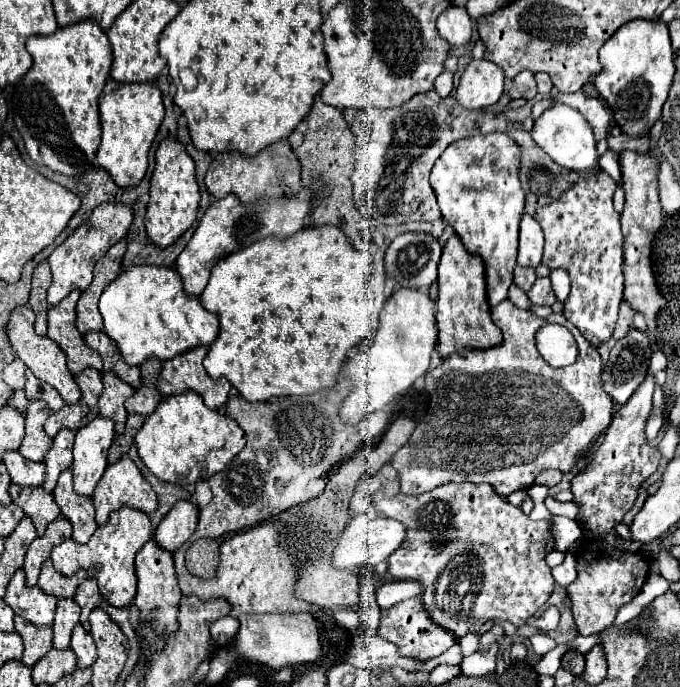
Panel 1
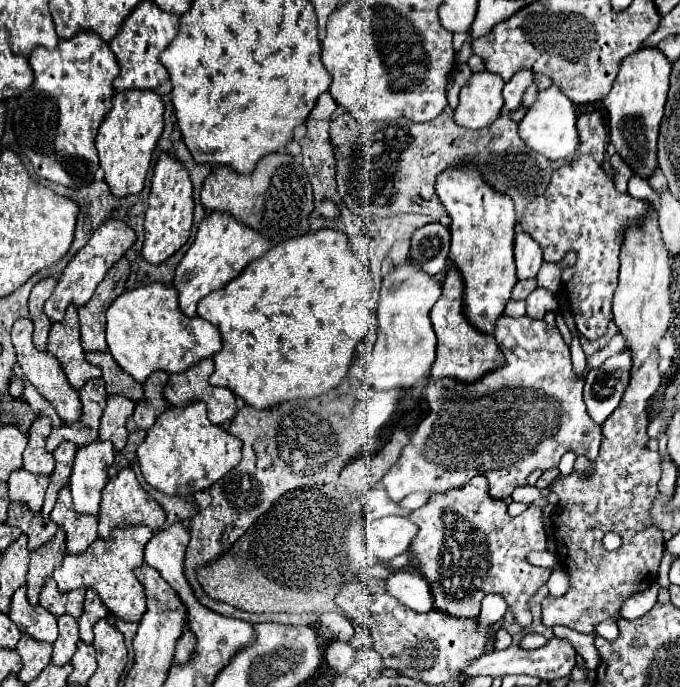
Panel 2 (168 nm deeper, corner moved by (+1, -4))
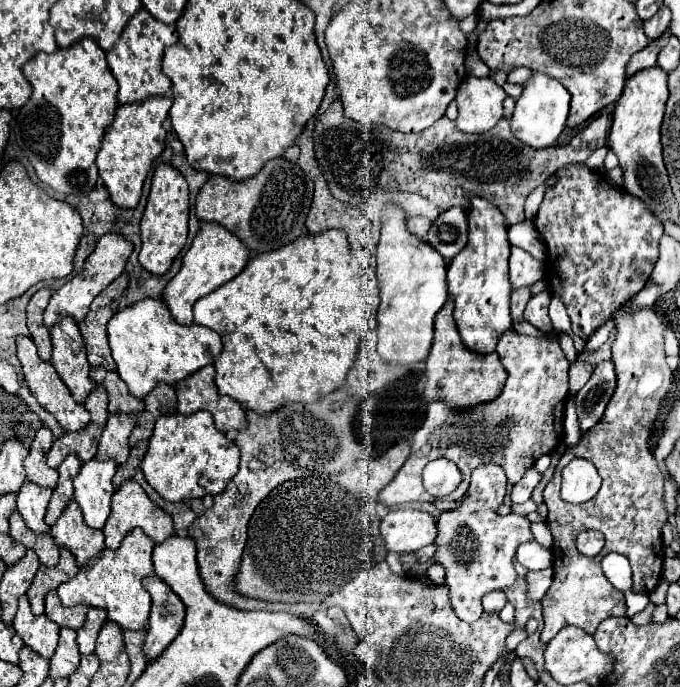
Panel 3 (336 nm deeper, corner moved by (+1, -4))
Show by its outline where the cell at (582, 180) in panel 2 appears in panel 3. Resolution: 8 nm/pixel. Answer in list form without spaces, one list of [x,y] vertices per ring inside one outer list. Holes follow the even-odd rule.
[[[582,163],[558,171],[558,183],[546,189],[534,219],[546,243],[546,283],[568,311],[572,331],[588,339],[650,279],[658,259],[662,223],[622,187],[610,185],[602,173]]]

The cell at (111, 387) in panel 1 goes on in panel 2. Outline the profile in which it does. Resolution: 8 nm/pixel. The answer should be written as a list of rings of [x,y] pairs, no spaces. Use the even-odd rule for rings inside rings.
[[[108,395],[106,397],[106,409],[100,419],[100,429],[98,429],[98,439],[110,439],[114,443],[114,449],[120,451],[126,445],[126,419],[132,415],[134,403],[132,399],[124,395]]]

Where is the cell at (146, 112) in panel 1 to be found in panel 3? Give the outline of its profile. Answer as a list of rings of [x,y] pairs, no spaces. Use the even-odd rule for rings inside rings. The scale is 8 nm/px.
[[[150,97],[140,103],[120,105],[114,115],[114,123],[108,127],[102,147],[98,151],[98,171],[100,177],[110,193],[112,203],[122,209],[134,209],[142,195],[142,185],[152,169],[152,161],[164,151],[166,147],[166,131],[162,127],[164,119],[168,117],[172,101],[168,97]]]

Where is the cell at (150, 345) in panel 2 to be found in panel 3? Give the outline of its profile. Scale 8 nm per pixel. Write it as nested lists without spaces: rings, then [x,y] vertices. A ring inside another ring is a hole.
[[[144,299],[118,311],[108,323],[108,339],[116,371],[138,399],[146,397],[158,383],[176,385],[198,369],[216,361],[222,339],[216,331],[202,325],[180,325],[172,319],[162,299]]]

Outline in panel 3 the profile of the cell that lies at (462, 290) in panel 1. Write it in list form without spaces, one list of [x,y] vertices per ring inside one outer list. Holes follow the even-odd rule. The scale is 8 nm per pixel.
[[[448,299],[442,311],[436,315],[434,323],[434,341],[432,349],[426,361],[426,389],[424,399],[426,401],[444,401],[452,411],[462,411],[476,407],[480,403],[488,403],[500,395],[506,383],[506,369],[502,367],[496,353],[492,355],[478,355],[464,347],[458,329],[454,325],[452,317],[454,305]]]

